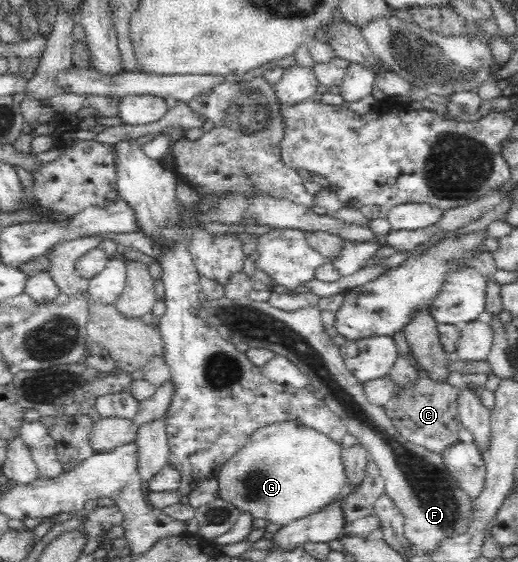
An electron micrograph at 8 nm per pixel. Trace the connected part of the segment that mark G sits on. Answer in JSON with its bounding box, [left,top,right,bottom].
[217,422,348,526]

